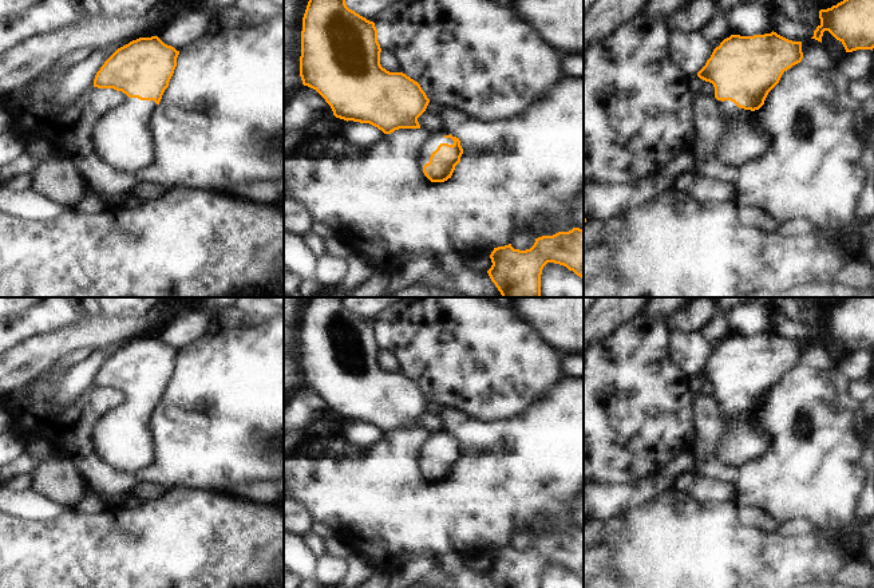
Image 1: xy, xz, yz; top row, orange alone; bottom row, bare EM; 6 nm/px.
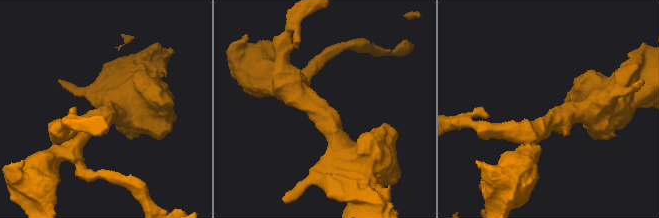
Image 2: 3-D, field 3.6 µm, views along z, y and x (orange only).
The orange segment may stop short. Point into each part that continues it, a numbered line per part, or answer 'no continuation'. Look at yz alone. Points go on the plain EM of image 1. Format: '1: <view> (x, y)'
1: yz (743, 439).

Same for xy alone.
1: xy (125, 439).

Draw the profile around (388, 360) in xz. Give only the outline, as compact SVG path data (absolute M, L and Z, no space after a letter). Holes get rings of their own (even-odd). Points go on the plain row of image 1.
M392 351L380 352L380 364L389 372L402 372L400 359Z

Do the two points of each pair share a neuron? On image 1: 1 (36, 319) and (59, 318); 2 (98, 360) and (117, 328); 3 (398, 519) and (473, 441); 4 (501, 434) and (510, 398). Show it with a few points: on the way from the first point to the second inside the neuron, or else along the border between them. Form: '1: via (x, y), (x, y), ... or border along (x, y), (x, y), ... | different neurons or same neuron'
1: via (42, 319), (54, 318) | same neuron
2: border along (129, 340), (113, 343), (93, 352) | different neurons
3: via (423, 517), (473, 466) | same neuron
4: border along (533, 406), (518, 415), (505, 419), (474, 418) | different neurons

